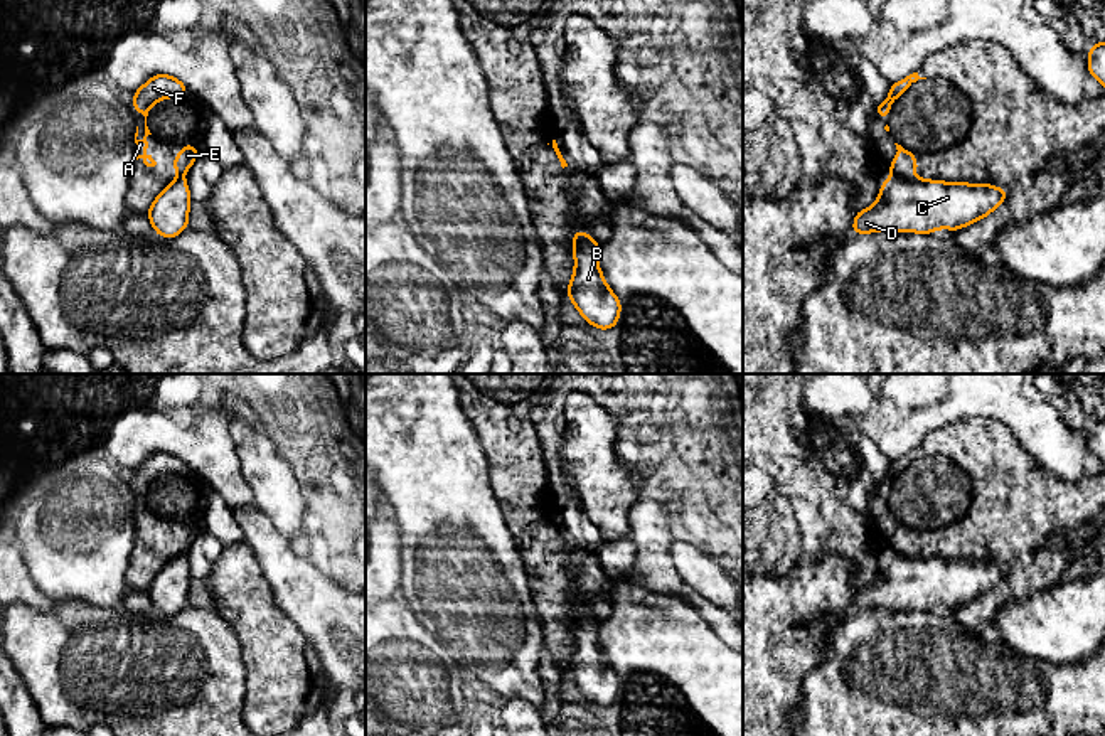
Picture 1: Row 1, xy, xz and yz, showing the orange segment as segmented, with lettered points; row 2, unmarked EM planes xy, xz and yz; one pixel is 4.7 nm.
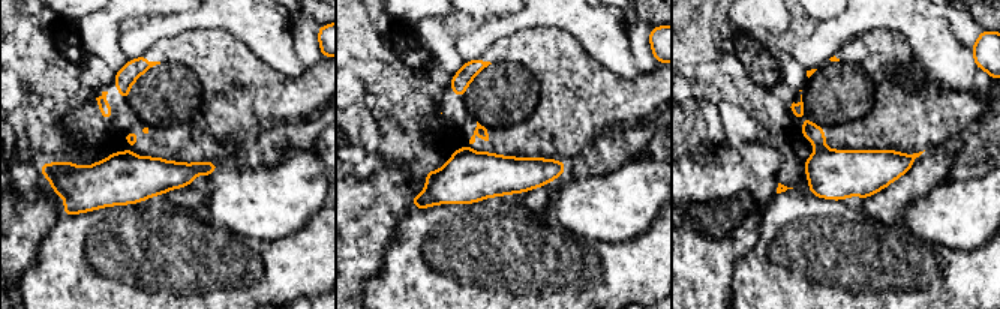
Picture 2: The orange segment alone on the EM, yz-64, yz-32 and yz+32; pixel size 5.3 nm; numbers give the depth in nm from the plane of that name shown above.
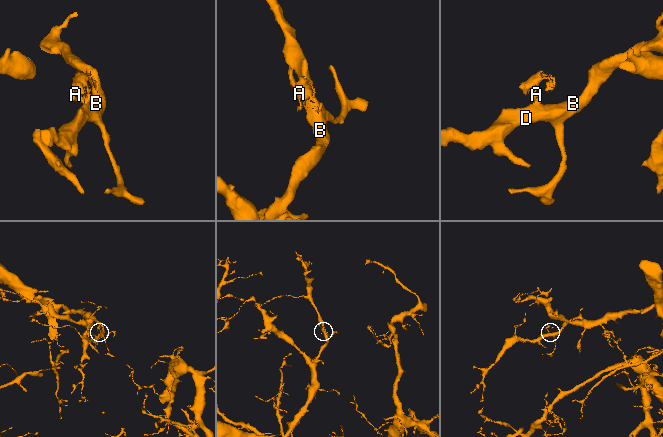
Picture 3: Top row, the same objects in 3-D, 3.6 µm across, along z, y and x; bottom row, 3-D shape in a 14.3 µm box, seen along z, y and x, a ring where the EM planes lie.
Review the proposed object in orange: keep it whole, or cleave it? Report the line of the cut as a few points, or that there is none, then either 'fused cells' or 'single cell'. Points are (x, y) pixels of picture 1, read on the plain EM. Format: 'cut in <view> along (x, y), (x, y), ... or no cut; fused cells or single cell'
cut in yz along (895, 549), (903, 553); fused cells

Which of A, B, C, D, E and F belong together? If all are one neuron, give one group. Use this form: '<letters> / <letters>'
A E F / B C D

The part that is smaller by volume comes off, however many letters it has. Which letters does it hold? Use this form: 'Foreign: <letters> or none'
Foreign: A, E, F

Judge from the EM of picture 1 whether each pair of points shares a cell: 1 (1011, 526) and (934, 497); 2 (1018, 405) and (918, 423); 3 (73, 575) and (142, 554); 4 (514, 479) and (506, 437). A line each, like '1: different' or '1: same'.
1: same
2: same
3: different
4: same

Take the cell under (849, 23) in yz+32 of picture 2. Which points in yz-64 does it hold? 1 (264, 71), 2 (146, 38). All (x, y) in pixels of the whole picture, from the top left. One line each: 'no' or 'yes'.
1: no
2: yes

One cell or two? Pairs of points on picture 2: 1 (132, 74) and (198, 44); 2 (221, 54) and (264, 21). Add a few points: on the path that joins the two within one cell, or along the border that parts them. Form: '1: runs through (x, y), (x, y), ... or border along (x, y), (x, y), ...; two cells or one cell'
1: runs through (149, 72), (170, 72), (182, 60); one cell
2: border along (207, 27), (228, 30), (261, 60); two cells

